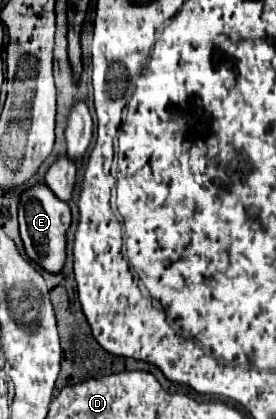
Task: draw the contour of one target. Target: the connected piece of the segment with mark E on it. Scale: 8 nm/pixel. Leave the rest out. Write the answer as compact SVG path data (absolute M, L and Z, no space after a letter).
M38 181L20 193L18 221L20 221L20 237L24 241L26 255L32 261L36 261L42 269L50 273L58 273L66 259L66 229L70 227L68 203L54 197L54 191L50 191L50 187L44 181Z

